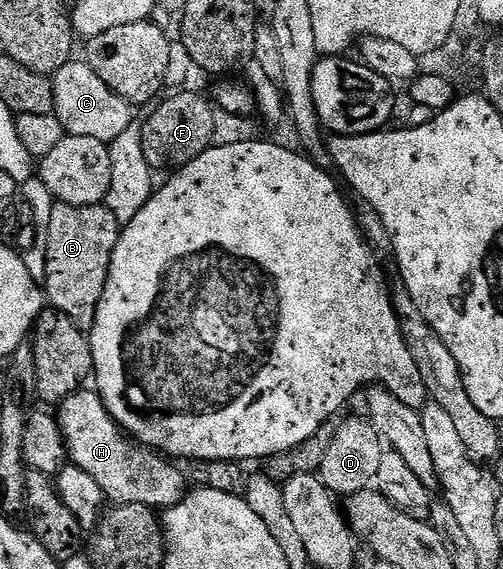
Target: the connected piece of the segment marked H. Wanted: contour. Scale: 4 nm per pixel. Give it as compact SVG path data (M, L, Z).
M83 389L68 397L57 408L56 418L66 442L69 462L91 475L111 504L135 503L165 509L176 505L188 494L186 478L178 466L154 448L131 441L110 416L97 390Z

